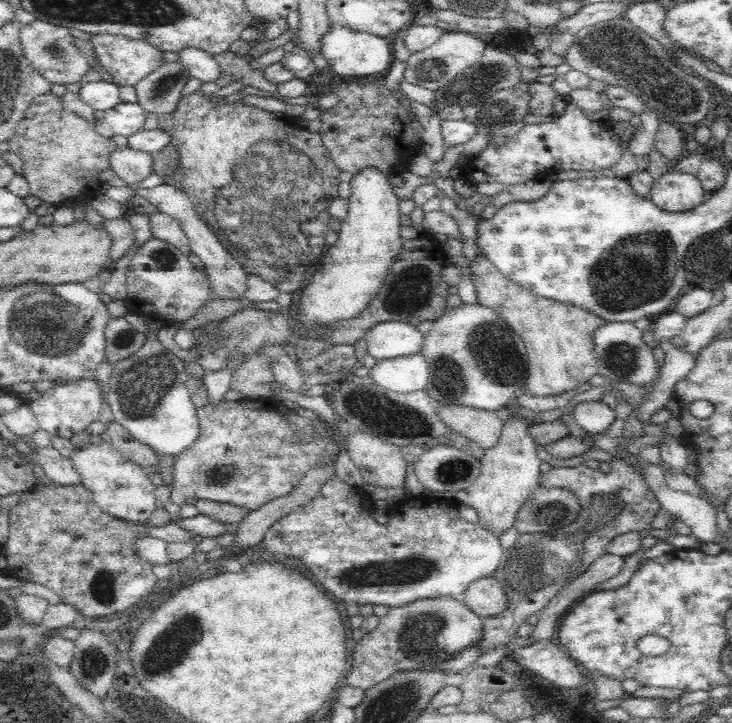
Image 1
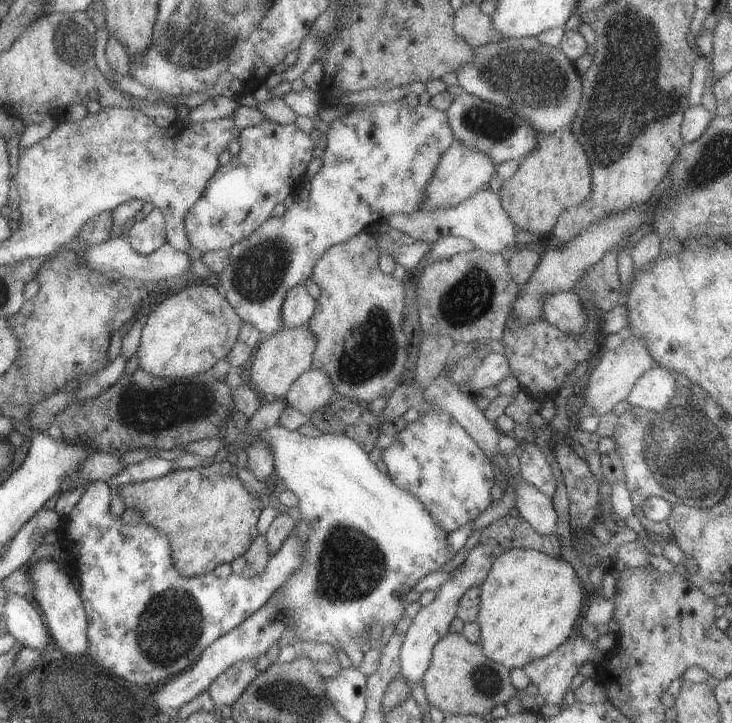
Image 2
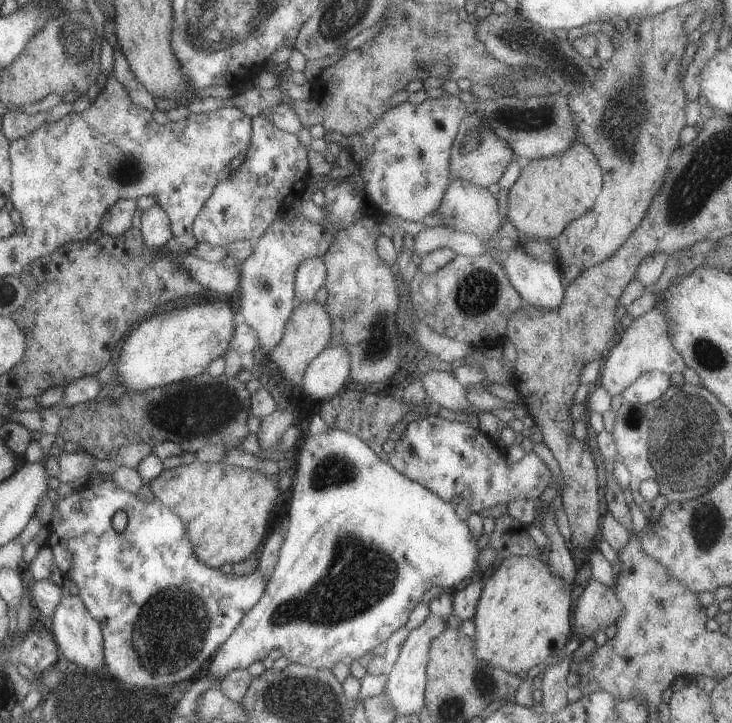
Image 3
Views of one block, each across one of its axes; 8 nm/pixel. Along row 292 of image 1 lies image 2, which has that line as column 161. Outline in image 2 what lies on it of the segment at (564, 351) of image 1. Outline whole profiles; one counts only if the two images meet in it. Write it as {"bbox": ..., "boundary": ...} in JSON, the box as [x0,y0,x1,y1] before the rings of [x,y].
{"bbox":[117,460,260,577],"boundary":[[[227,460],[218,461],[208,467],[176,469],[160,478],[137,483],[121,484],[117,493],[124,501],[125,508],[134,508],[143,516],[143,521],[166,535],[171,548],[174,568],[185,577],[202,576],[212,573],[224,562],[231,563],[234,558],[244,554],[258,536],[256,524],[260,516],[260,495],[250,494],[237,477],[238,468]]]}

